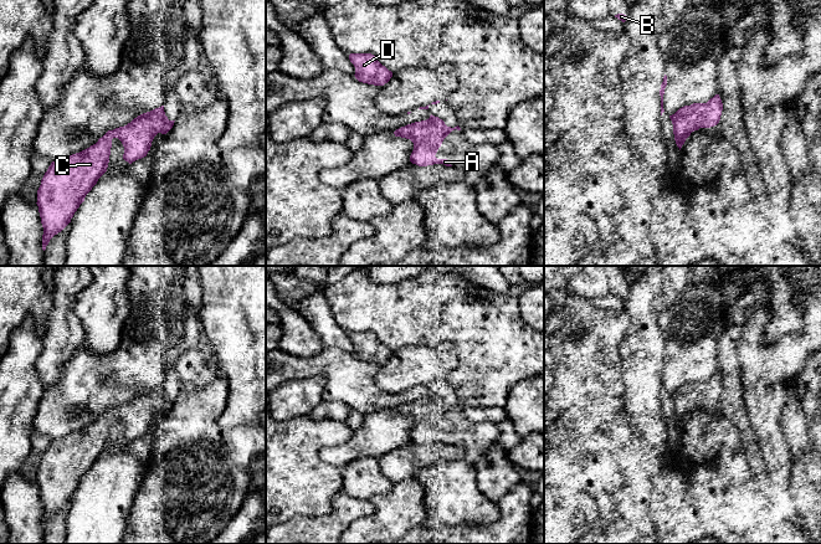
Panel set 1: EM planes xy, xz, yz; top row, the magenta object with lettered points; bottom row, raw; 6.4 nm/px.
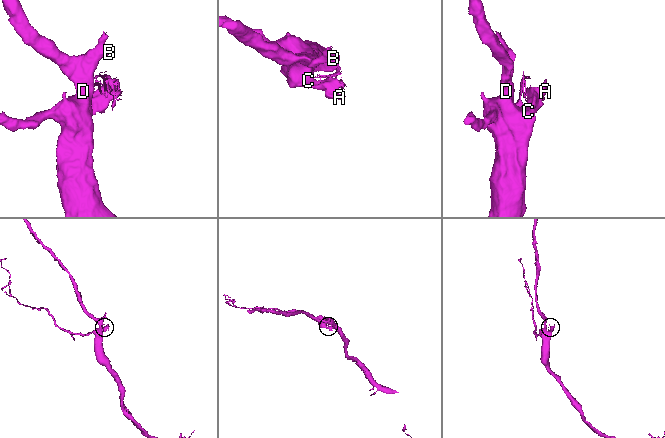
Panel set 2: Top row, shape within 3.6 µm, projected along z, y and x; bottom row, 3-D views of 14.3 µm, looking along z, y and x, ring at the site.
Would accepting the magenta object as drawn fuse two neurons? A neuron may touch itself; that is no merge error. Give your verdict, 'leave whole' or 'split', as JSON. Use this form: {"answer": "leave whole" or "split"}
{"answer": "leave whole"}

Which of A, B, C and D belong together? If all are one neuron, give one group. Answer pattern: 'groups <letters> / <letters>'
groups A B C D

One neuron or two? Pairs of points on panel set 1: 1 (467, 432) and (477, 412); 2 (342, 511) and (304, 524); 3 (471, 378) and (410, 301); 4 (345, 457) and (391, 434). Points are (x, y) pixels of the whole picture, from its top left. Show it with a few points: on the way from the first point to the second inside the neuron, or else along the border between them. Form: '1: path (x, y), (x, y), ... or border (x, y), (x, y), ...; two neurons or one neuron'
1: border (460, 409), (473, 421), (491, 421), (496, 425); two neurons
2: path (333, 519), (328, 524), (313, 524); one neuron
3: path (471, 357), (431, 314); one neuron
4: path (357, 447), (380, 434); one neuron

